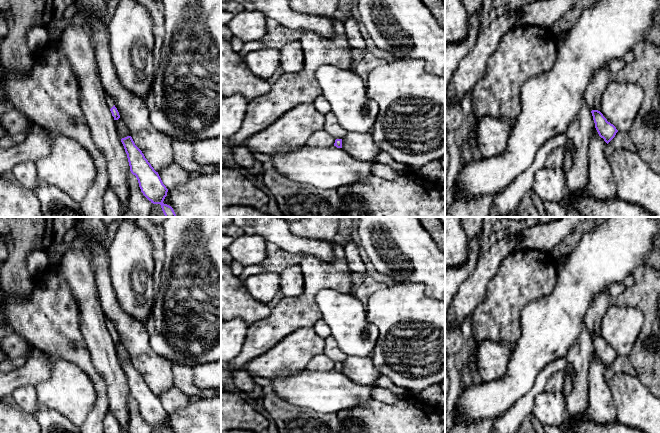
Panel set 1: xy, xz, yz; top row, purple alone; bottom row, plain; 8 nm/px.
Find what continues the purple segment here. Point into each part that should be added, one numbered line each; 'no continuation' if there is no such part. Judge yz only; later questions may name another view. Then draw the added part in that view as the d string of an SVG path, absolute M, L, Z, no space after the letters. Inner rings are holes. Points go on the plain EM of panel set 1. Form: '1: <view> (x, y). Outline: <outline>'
no continuation

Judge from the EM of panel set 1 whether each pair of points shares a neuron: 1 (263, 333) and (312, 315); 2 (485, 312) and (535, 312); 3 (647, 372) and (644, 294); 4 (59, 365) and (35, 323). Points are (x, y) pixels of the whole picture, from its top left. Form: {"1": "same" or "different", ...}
{"1": "same", "2": "different", "3": "same", "4": "different"}

